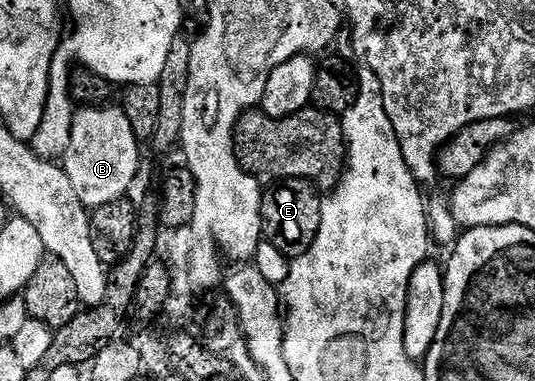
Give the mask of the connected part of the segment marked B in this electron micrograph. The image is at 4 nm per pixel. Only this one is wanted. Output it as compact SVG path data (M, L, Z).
M110 103L75 109L69 147L61 158L61 164L77 191L77 199L81 199L87 210L103 209L121 200L130 191L139 173L139 148L141 142L134 137L122 108Z

